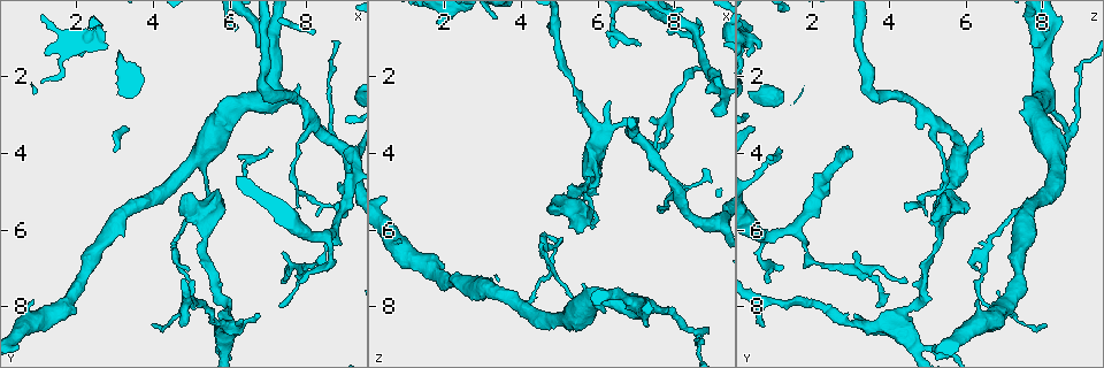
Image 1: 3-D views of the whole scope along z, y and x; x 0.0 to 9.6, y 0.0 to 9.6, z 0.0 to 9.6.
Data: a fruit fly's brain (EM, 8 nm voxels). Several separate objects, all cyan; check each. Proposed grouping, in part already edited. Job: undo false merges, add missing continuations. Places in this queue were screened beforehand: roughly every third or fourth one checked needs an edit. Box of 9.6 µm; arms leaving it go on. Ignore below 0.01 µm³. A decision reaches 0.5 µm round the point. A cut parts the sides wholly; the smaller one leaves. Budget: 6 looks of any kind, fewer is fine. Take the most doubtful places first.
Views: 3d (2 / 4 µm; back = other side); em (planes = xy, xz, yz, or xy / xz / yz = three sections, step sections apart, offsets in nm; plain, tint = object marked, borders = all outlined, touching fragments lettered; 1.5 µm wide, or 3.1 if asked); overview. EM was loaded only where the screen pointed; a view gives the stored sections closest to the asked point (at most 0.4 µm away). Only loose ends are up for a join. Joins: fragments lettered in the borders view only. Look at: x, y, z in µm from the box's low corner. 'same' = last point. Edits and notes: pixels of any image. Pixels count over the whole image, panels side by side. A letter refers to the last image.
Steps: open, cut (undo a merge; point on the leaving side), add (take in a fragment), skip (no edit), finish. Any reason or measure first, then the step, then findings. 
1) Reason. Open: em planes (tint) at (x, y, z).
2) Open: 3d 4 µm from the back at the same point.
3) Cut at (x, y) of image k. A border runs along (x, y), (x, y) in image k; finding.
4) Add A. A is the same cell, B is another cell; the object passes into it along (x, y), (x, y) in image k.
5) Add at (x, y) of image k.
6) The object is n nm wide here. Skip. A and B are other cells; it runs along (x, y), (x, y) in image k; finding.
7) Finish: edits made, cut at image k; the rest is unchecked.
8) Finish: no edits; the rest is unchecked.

Free end. Open: em xy step 4 (borders) at (5.45, 5.40, 6.10).

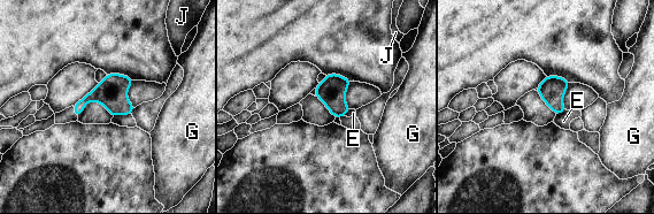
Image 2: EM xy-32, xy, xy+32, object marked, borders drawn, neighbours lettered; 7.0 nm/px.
Cut it another way. Open: em planes (borders) at the same point.

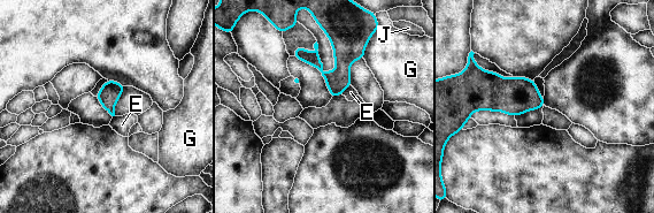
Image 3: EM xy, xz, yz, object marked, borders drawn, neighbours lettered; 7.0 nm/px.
Skip. E, G and J are other cells; a border runs along (351, 85), (340, 93) in image 3; no lettered fragment goes on from it.

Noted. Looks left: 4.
Calibre changes. Open: 3d 4 µm at (9.15, 4.05, 5.85).

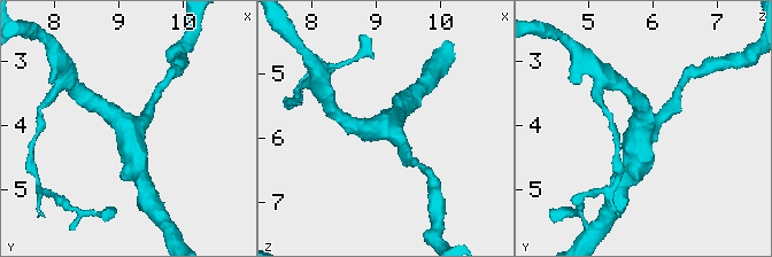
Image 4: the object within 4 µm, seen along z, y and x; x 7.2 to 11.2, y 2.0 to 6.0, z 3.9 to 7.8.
3 arms meet here; the arms are 180, 280, 360 nm wide. Open: em planes (borders) at (9.20, 4.05, 5.80).

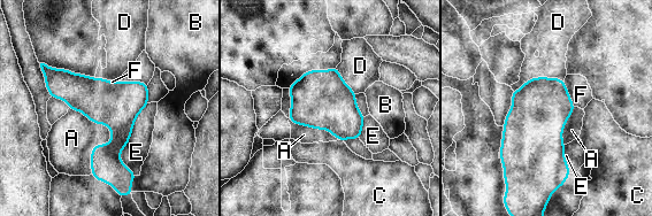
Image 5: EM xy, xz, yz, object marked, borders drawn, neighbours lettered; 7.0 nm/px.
Skip. A, B, C, D, E and F are other cells; a border runs along (564, 79), (531, 77), (513, 91) in image 5; one neuron here.

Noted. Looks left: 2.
Finish: no edits; the rest is unchecked.

